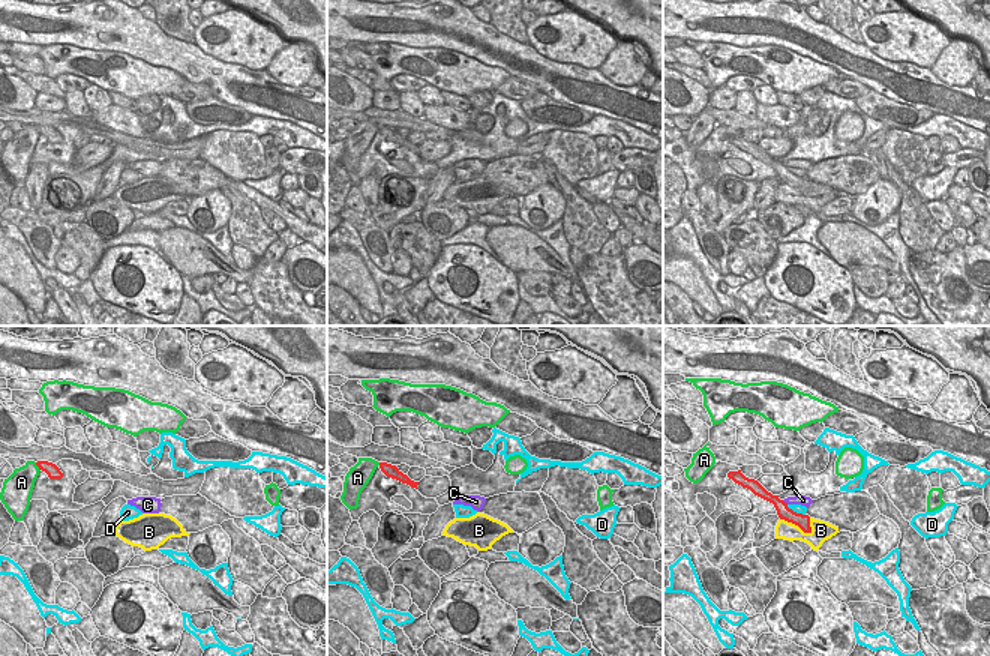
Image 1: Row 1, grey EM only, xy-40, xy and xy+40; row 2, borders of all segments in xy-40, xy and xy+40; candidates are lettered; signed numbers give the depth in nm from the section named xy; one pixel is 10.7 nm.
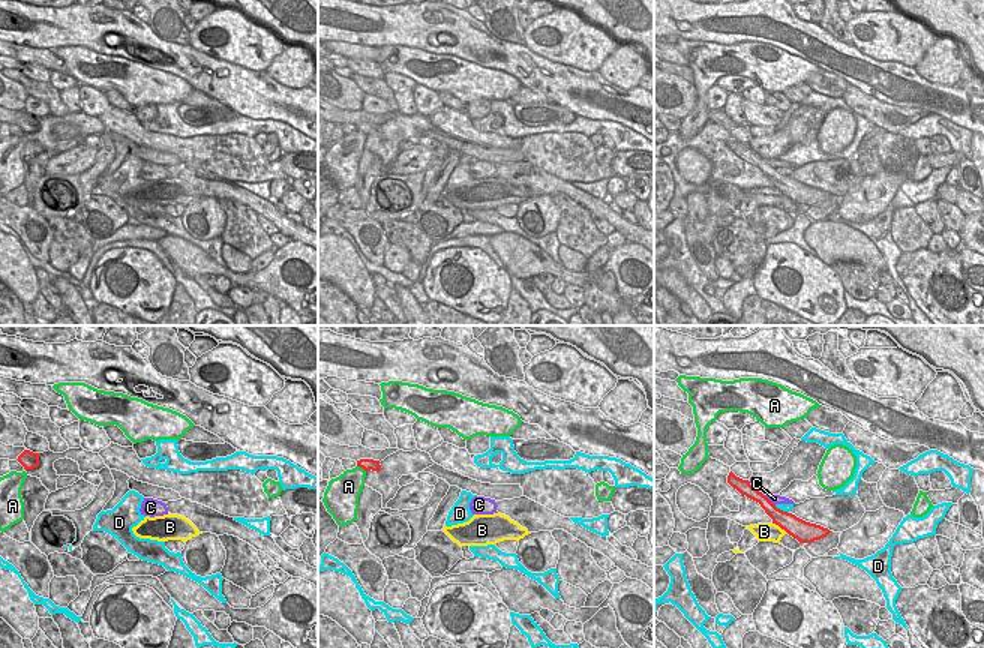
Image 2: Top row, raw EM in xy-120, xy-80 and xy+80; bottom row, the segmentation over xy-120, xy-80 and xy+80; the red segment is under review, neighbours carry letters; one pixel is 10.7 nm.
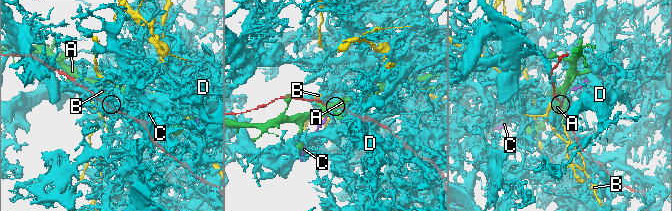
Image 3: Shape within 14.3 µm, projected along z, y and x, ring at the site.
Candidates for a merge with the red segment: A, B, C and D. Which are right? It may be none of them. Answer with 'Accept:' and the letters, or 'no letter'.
Accept: no letter

